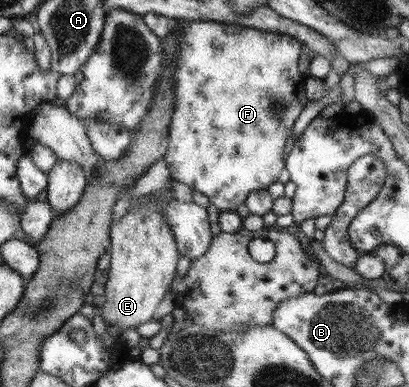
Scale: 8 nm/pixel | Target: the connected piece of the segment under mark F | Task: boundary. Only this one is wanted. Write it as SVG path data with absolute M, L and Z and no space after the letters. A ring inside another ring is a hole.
M177 21L172 34L176 34L178 39L178 52L176 52L176 62L172 64L172 89L174 89L173 114L169 123L168 148L164 153L163 161L168 167L169 177L174 181L179 181L188 185L193 191L202 193L207 197L209 203L221 211L234 211L238 205L245 203L246 196L251 191L266 190L270 183L277 180L278 174L284 168L284 141L291 134L292 123L303 108L306 99L301 92L302 79L297 68L300 53L300 43L287 36L275 32L264 32L254 30L236 24L224 24L213 22L188 22ZM273 107L279 111L273 112Z

